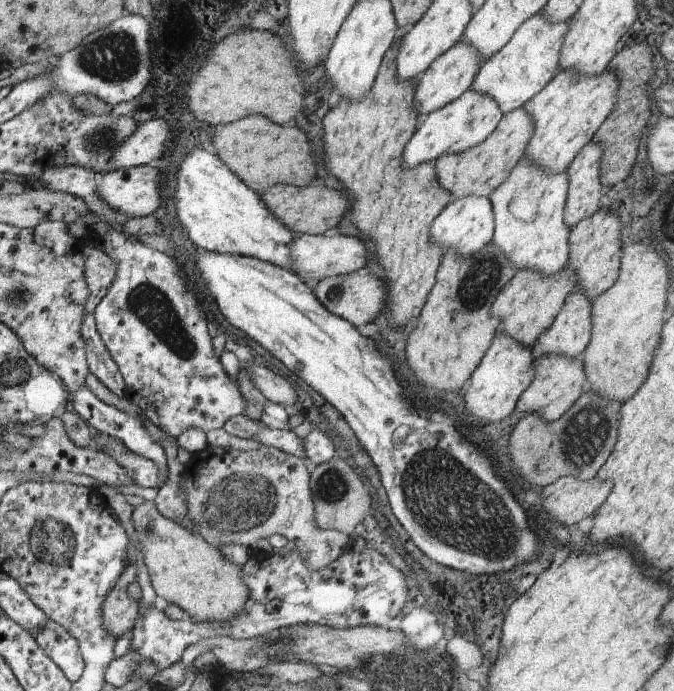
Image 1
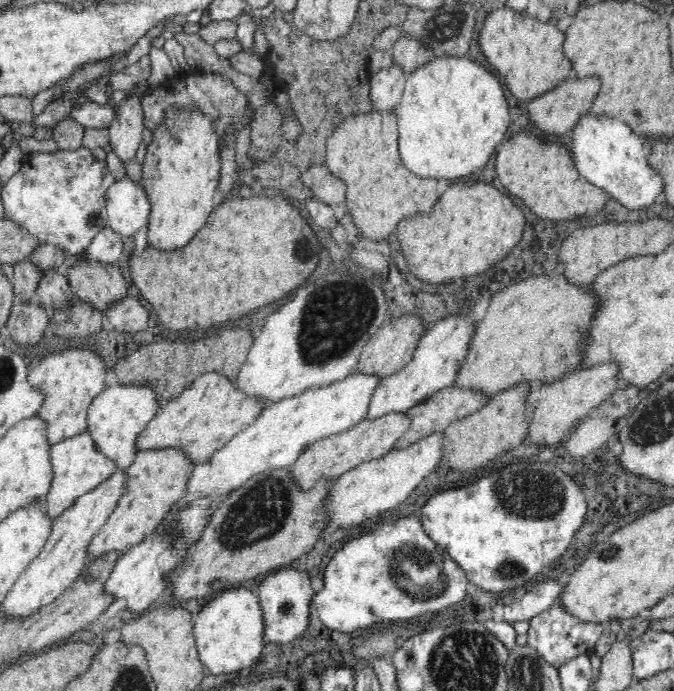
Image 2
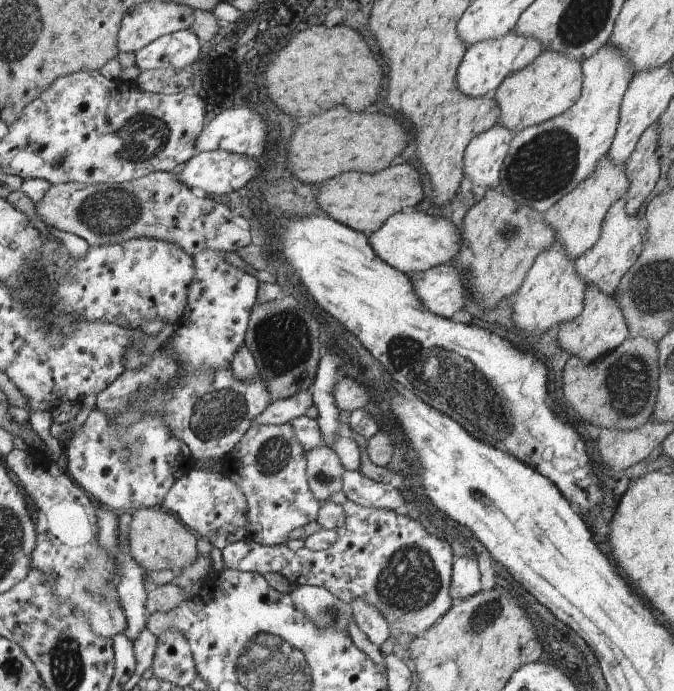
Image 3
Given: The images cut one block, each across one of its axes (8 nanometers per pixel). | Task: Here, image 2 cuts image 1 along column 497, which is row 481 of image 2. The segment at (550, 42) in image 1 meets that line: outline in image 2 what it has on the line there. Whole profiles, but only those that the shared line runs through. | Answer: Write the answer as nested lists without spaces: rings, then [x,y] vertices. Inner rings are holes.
[[[89,430],[66,438],[51,446],[51,461],[54,469],[54,480],[49,493],[45,495],[45,510],[54,520],[82,494],[94,490],[98,484],[107,480],[117,467],[116,461],[97,448]]]

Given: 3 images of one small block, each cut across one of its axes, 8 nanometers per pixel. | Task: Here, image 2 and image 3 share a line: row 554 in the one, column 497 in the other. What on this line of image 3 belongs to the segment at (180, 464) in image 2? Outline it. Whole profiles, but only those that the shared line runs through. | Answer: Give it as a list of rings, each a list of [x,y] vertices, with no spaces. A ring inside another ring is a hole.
[[[547,49],[531,65],[509,73],[495,94],[502,115],[499,123],[515,134],[567,112],[581,100],[584,85],[582,62],[568,54]]]

